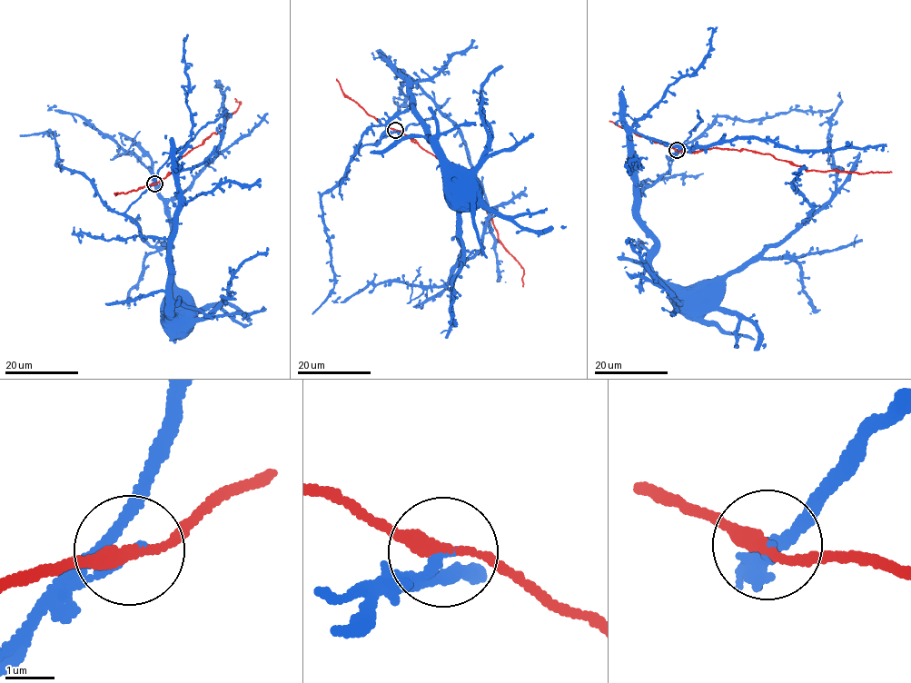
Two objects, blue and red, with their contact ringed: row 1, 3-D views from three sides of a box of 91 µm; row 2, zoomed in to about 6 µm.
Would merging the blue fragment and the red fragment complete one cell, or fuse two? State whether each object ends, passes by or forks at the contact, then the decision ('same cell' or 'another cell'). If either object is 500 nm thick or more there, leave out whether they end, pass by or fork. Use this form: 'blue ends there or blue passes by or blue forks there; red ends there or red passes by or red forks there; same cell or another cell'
blue passes by; red passes by; another cell

